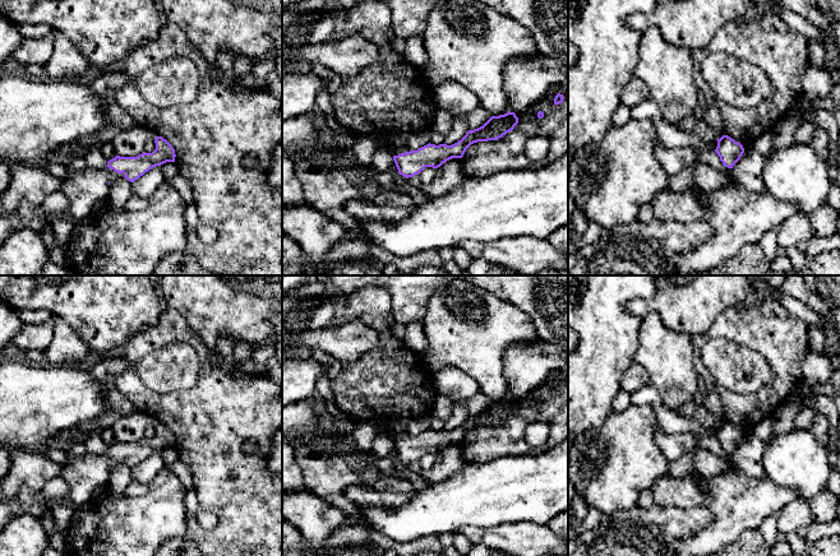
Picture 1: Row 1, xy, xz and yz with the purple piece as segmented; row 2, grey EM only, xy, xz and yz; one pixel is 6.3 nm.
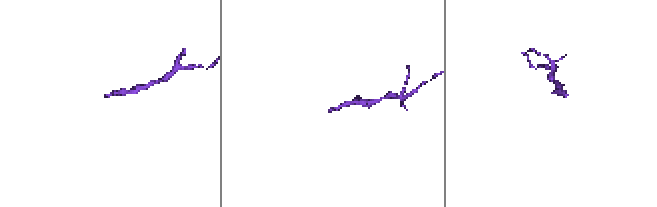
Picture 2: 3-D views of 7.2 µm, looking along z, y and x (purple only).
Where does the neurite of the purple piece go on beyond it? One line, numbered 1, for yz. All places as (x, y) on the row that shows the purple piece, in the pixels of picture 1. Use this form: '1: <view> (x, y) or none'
1: none

